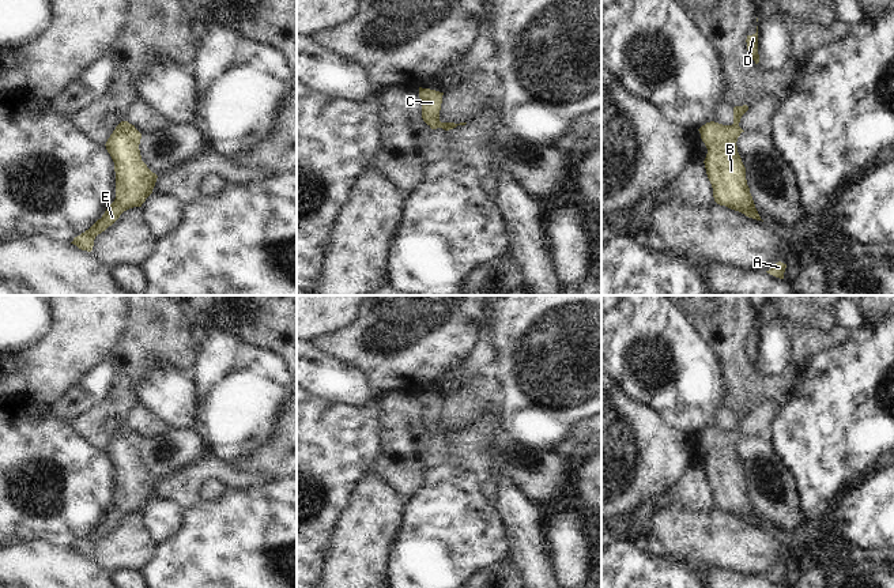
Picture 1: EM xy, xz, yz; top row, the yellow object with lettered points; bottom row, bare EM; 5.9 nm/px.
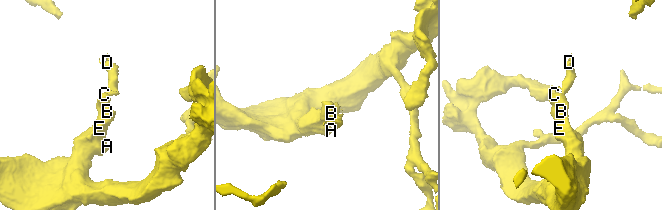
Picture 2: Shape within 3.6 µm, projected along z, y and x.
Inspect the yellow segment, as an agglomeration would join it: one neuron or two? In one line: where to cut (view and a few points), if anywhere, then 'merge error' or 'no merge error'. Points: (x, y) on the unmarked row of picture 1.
xz (438, 421), (440, 432) | merge error

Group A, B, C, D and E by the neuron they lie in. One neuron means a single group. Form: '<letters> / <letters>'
A B C E / D

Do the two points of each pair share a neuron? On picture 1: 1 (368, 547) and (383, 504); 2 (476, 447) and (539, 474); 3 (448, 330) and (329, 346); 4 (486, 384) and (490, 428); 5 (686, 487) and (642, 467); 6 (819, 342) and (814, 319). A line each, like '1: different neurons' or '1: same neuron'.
1: same neuron
2: same neuron
3: same neuron
4: different neurons
5: different neurons
6: different neurons

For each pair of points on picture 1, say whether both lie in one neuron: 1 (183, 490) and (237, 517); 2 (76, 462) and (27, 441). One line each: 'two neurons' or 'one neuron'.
1: two neurons
2: one neuron

